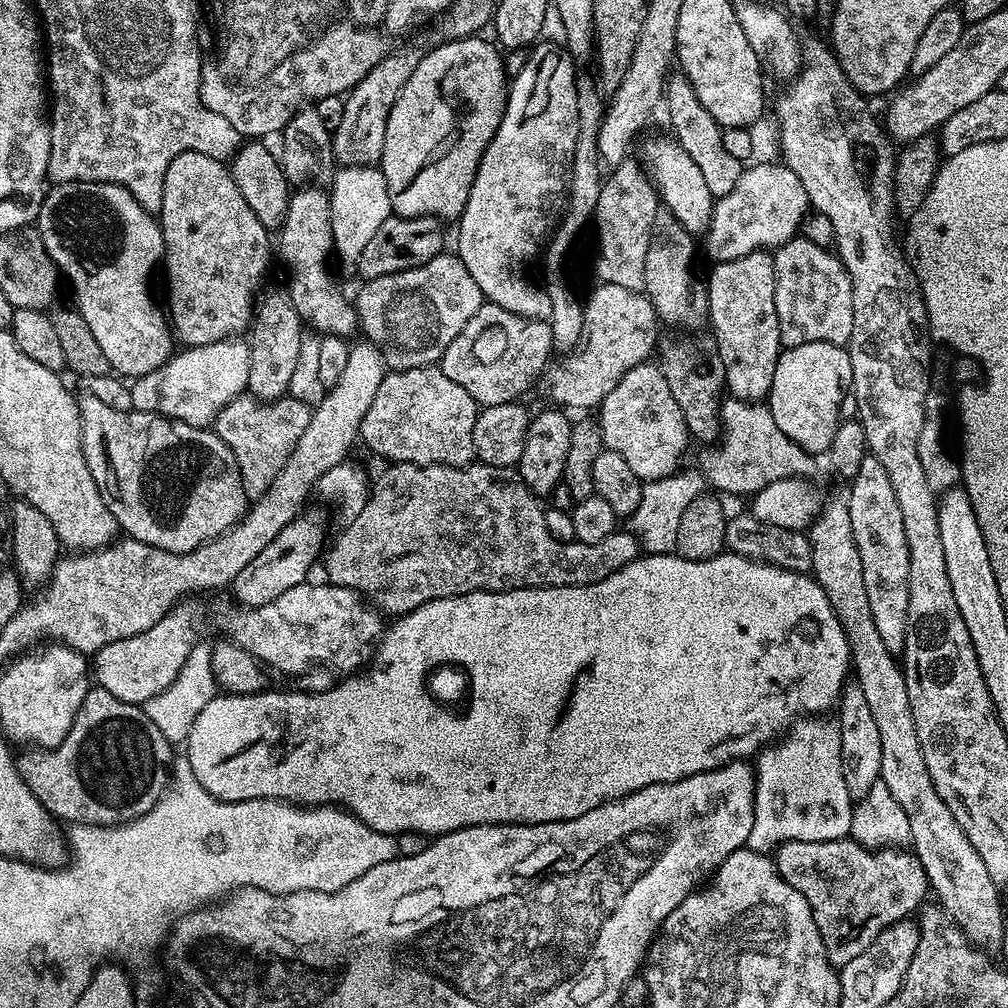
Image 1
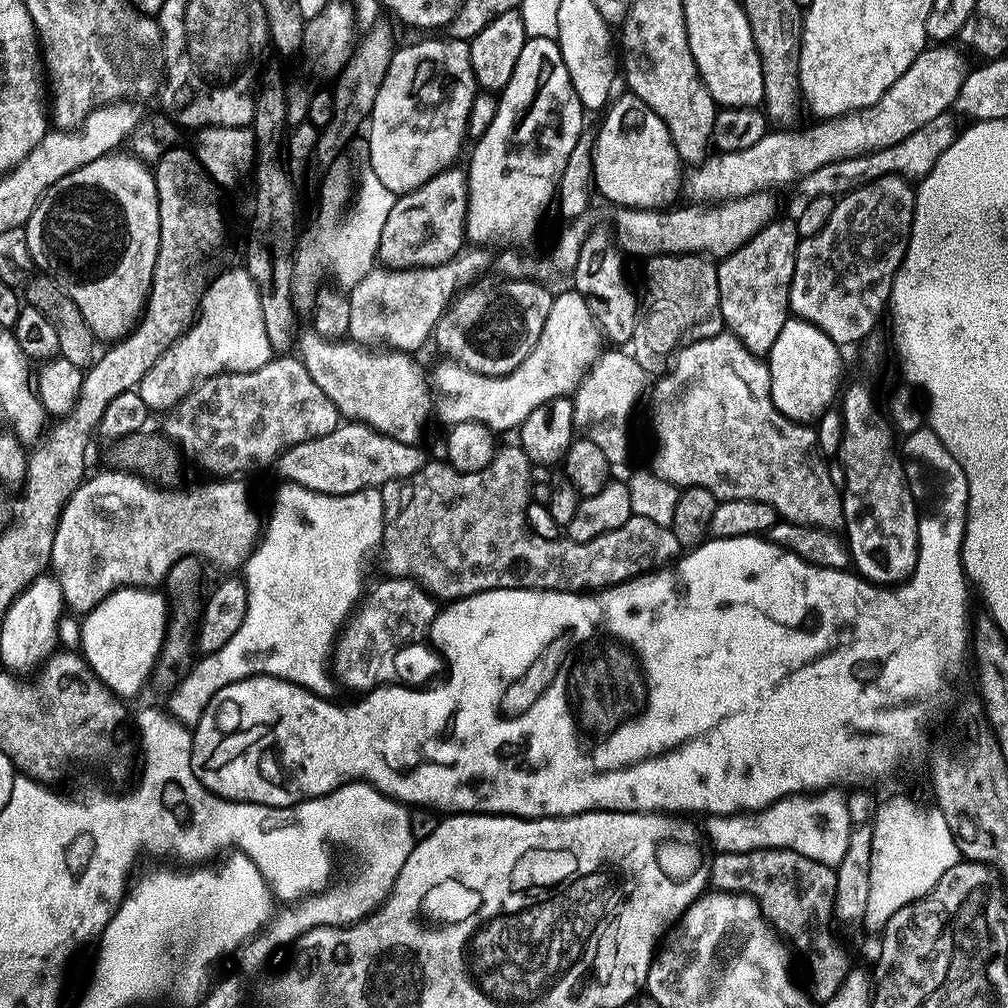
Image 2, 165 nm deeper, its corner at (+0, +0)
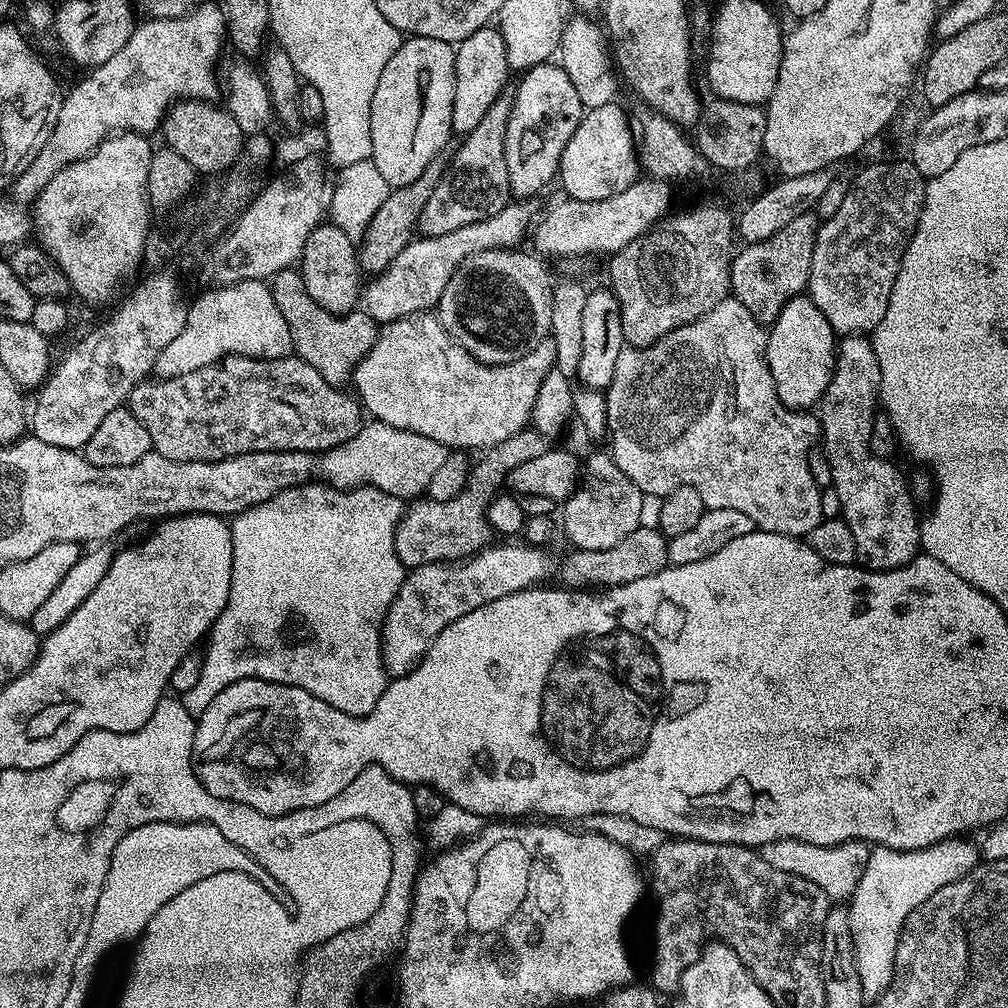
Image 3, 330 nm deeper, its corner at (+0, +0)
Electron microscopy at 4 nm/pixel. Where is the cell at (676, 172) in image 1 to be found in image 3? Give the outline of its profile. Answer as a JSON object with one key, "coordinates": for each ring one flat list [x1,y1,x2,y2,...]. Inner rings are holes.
{"coordinates":[[610,101,604,106,586,110,581,116,578,126,571,135,566,149,563,150,562,158,559,162,558,180,562,182,565,190,563,192,569,199,578,201,601,201,605,198,612,198,615,194,620,194,639,179,639,155,635,143,634,133,627,111,625,112,615,101]]}

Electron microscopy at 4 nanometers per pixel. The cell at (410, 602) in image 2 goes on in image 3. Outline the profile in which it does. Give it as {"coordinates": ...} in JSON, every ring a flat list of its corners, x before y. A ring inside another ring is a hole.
{"coordinates":[[527,542,502,543,506,544,486,547,467,560,423,564,405,575,380,632,380,653,384,655,389,677,404,676,412,671,423,660,434,638,438,638,450,622,458,622,462,614,470,614,470,610,478,610,478,606,498,602,498,598,506,598,506,594,543,585,551,572,553,575,558,560,548,553,547,547]]}

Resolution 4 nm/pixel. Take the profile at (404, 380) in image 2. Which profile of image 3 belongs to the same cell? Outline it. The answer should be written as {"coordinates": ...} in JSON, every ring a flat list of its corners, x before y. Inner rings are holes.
{"coordinates":[[295,267,282,269,273,276,270,287,278,310,282,310,282,318,286,318,290,326,292,352,314,366,314,370,318,370,318,374,322,374,326,382,343,385,343,380,347,381,351,377,360,359,376,341,377,321,363,310,353,310,345,316,335,316,330,314,330,310,322,310,322,306,318,306,318,302,314,302,314,298,306,294,306,286]]}

